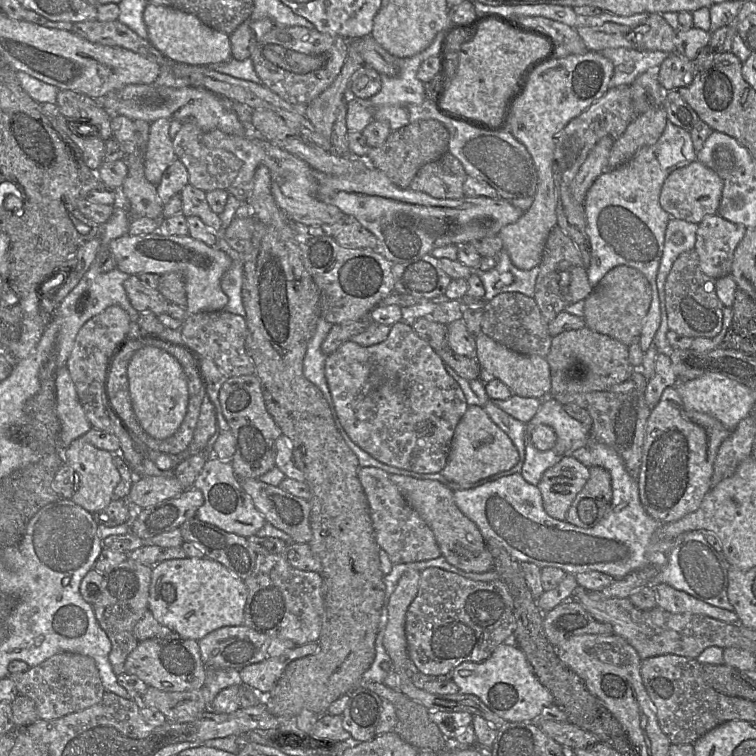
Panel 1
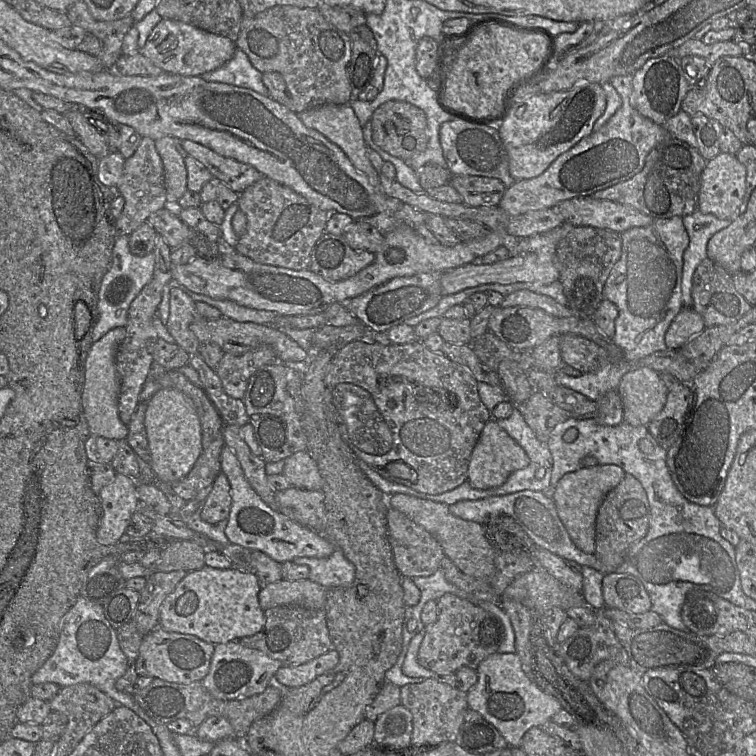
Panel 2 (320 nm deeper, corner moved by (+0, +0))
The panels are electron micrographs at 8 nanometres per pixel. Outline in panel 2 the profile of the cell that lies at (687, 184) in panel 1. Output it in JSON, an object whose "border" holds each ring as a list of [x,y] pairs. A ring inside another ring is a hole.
{"border":[[[720,152],[707,161],[700,179],[697,210],[718,219],[735,219],[746,191],[746,168],[735,155]]]}

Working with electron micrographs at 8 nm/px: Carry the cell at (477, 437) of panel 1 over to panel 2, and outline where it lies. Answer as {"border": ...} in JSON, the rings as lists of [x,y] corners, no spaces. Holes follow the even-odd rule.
{"border":[[[492,418],[486,423],[470,457],[467,481],[476,489],[499,487],[511,473],[526,467],[530,461],[523,448],[498,425],[497,420]]]}

